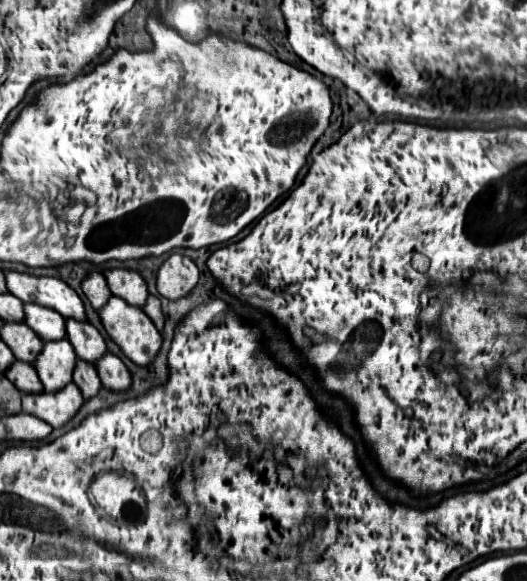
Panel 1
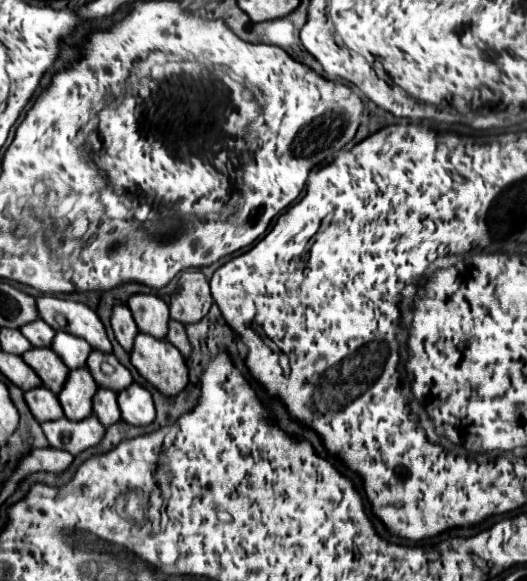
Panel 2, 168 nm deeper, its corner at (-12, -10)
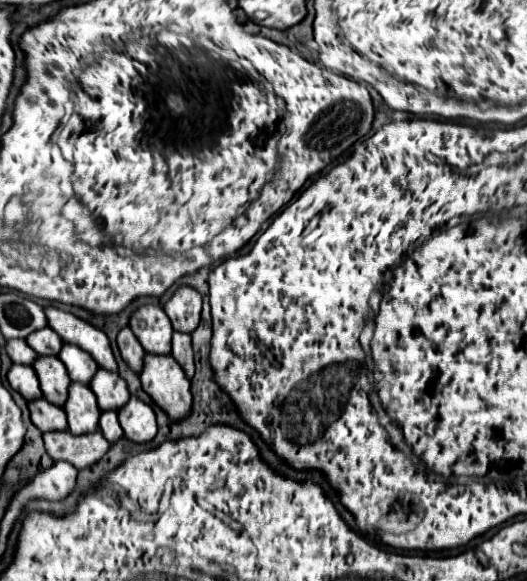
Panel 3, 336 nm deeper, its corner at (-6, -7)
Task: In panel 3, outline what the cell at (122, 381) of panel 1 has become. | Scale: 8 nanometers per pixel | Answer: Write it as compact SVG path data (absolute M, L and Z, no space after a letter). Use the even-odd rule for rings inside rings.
M132 397L126 403L126 407L120 409L118 419L120 419L120 425L124 429L124 437L134 441L134 443L148 443L158 433L156 415L154 415L152 407L142 403L136 397Z

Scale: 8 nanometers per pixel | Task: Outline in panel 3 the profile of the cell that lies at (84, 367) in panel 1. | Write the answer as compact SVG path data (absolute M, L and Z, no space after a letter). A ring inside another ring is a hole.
M104 411L102 413L100 431L106 437L106 441L110 441L110 443L116 443L124 435L124 431L122 431L122 427L118 423L118 415L114 411Z

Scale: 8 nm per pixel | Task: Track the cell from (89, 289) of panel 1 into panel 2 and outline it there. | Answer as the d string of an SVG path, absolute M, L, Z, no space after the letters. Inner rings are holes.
M114 304L110 322L112 322L112 330L114 330L116 340L120 342L120 346L126 352L130 352L132 340L134 340L134 336L138 332L138 326L136 326L136 322L134 322L132 312L128 310L128 306L126 304Z

